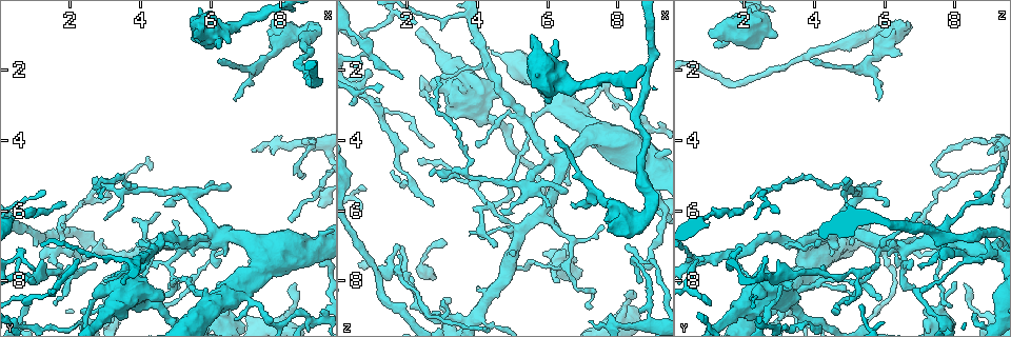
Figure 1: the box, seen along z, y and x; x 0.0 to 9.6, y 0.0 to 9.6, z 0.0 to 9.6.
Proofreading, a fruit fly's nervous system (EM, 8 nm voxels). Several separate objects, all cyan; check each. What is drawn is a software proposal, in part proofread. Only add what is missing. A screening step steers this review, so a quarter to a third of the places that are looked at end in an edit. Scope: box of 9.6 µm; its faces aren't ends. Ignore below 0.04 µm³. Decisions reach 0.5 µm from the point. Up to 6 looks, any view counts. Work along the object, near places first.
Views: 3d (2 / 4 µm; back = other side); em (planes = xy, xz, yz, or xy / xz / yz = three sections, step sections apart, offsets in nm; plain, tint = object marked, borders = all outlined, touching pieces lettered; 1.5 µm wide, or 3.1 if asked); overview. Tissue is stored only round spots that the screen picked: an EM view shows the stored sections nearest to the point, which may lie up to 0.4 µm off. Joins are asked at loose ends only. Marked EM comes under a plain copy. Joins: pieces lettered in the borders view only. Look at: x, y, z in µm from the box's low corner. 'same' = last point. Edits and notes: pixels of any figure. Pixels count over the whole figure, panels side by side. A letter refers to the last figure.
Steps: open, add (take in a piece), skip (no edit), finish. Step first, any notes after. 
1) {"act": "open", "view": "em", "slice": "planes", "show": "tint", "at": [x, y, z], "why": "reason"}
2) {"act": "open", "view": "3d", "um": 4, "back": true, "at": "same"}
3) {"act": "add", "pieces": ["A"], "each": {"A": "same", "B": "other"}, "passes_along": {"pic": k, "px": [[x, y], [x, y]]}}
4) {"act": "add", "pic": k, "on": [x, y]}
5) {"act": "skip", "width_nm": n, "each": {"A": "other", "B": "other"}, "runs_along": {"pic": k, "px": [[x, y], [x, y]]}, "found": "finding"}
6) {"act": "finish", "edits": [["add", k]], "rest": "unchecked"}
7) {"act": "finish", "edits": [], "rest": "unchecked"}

{"act": "open", "view": "3d", "um": 2, "at": [5.55, 0.95, 1.00]}

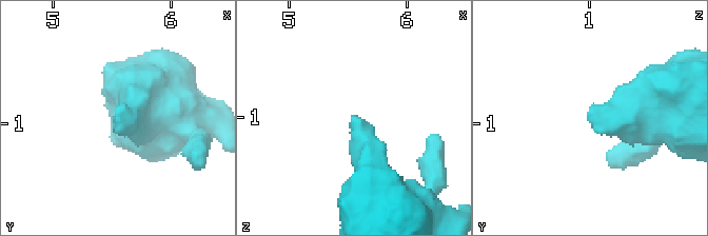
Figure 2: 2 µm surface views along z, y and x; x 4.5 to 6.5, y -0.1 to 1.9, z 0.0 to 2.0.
{"act": "open", "view": "em", "slice": "planes", "show": "borders", "at": [5.56, 0.90, 1.00], "why": "need the tissue"}

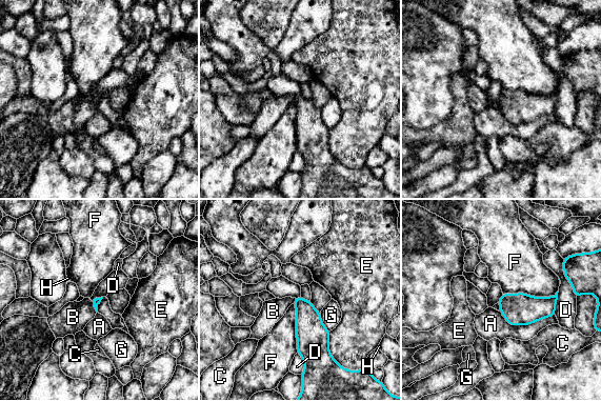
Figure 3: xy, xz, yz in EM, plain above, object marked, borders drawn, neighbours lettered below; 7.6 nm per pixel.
{"act": "add", "pieces": ["B"], "each": {"A": "other", "B": "same", "C": "other", "D": "other", "E": "other", "F": "other", "G": "other", "H": "other"}, "passes_along": {"pic": 3, "px": [[96, 301], [94, 306], [73, 317]]}, "found": "it goes on there"}

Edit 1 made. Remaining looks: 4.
{"act": "open", "view": "em", "slice": "yz", "step": 4, "show": "borders", "at": [6.20, 1.75, 3.90], "why": "free end"}

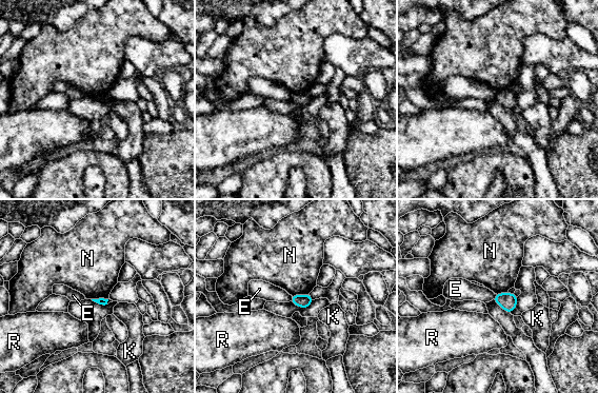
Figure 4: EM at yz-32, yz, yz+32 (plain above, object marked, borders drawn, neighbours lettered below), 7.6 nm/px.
{"act": "open", "view": "em", "slice": "planes", "show": "borders", "at": "same", "why": "another direction"}

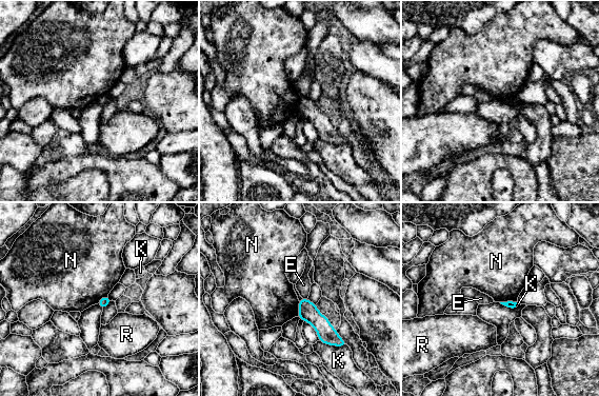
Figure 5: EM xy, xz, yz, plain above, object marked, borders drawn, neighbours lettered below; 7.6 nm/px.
{"act": "skip", "each": {"E": "other", "K": "other", "N": "other", "R": "other"}, "border": {"pic": 5, "px": [[516, 301], [500, 302]]}, "found": "no lettered piece goes on from it"}

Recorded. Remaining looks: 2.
{"act": "open", "view": "3d", "um": 4, "at": [3.00, 5.55, 8.60], "why": "tapers out"}

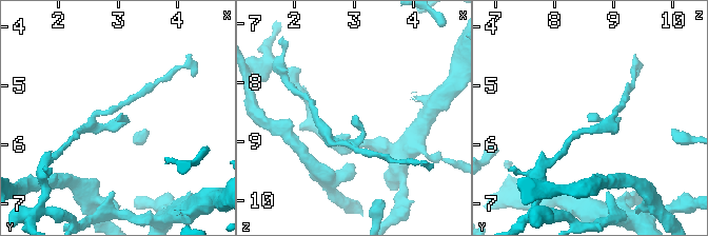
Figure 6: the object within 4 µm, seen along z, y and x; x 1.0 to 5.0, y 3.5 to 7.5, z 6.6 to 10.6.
{"act": "open", "view": "em", "um": 3.1, "slice": "planes", "show": "borders", "at": [3.00, 5.60, 8.60], "why": "shape alone is not enough"}

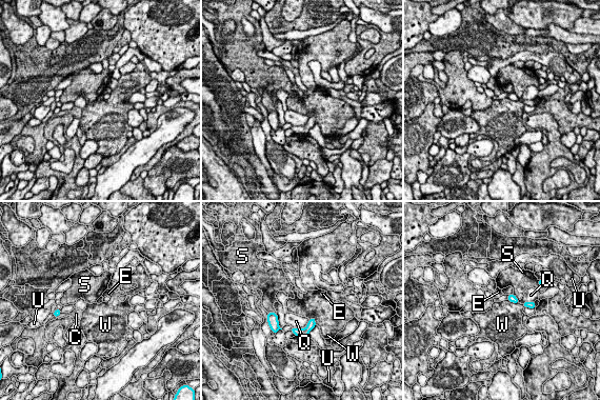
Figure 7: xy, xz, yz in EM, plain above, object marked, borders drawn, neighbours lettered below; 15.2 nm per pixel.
{"act": "skip", "longest_contact_nm": ["Q", 300], "each": {"C": "other", "E": "other", "Q": "other", "S": "other", "U": "other", "W": "other"}, "found": "none of them fits"}

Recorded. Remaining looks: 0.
{"act": "finish", "edits": [["add", 3]], "rest": "unchecked"}

